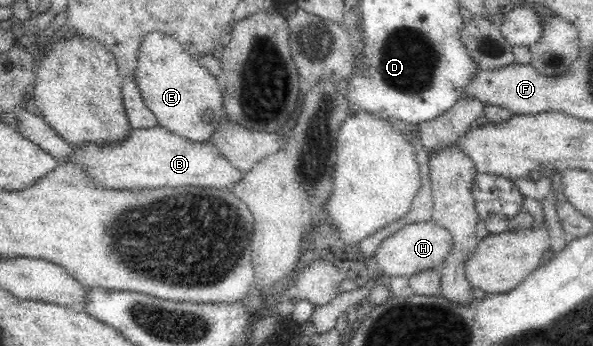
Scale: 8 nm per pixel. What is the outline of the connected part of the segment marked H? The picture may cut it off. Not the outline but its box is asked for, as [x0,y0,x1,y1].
[375,220,454,277]

